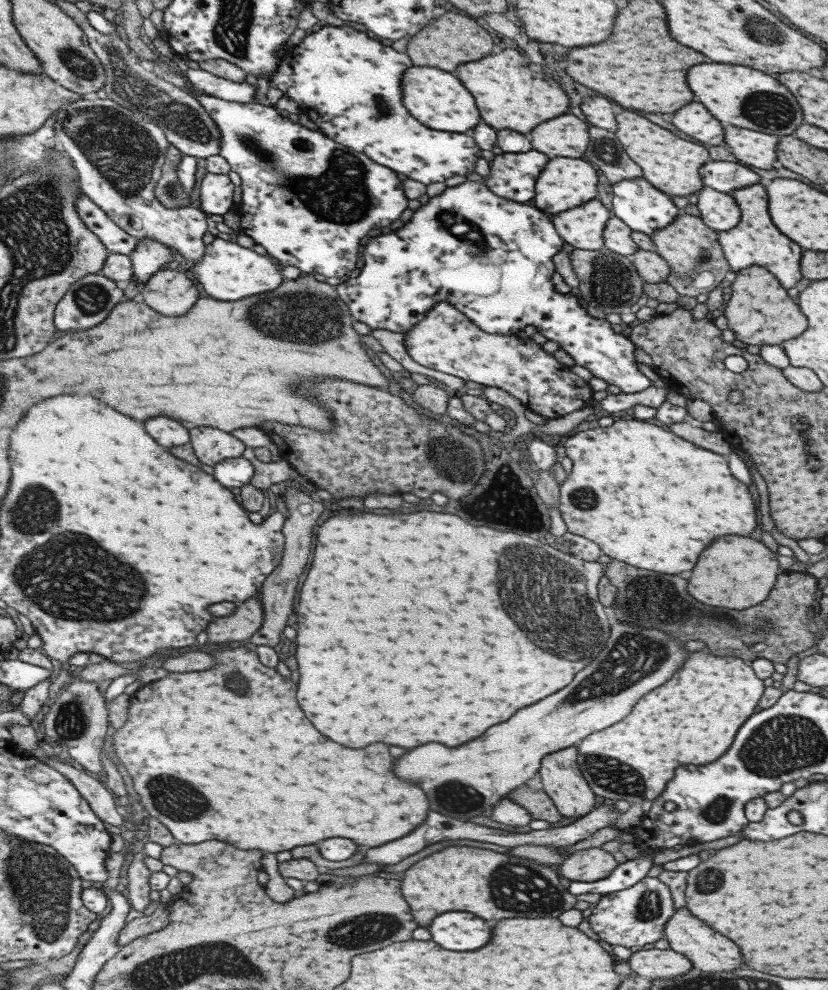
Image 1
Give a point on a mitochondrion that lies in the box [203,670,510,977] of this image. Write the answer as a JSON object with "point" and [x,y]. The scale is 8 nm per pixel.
{"point":[365,930]}

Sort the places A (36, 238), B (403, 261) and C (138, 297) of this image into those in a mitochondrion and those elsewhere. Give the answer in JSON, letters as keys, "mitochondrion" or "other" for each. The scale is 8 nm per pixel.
{"A":"mitochondrion","B":"other","C":"other"}

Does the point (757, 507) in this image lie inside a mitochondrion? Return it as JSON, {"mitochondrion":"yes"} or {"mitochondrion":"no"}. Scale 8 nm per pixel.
{"mitochondrion":"no"}

